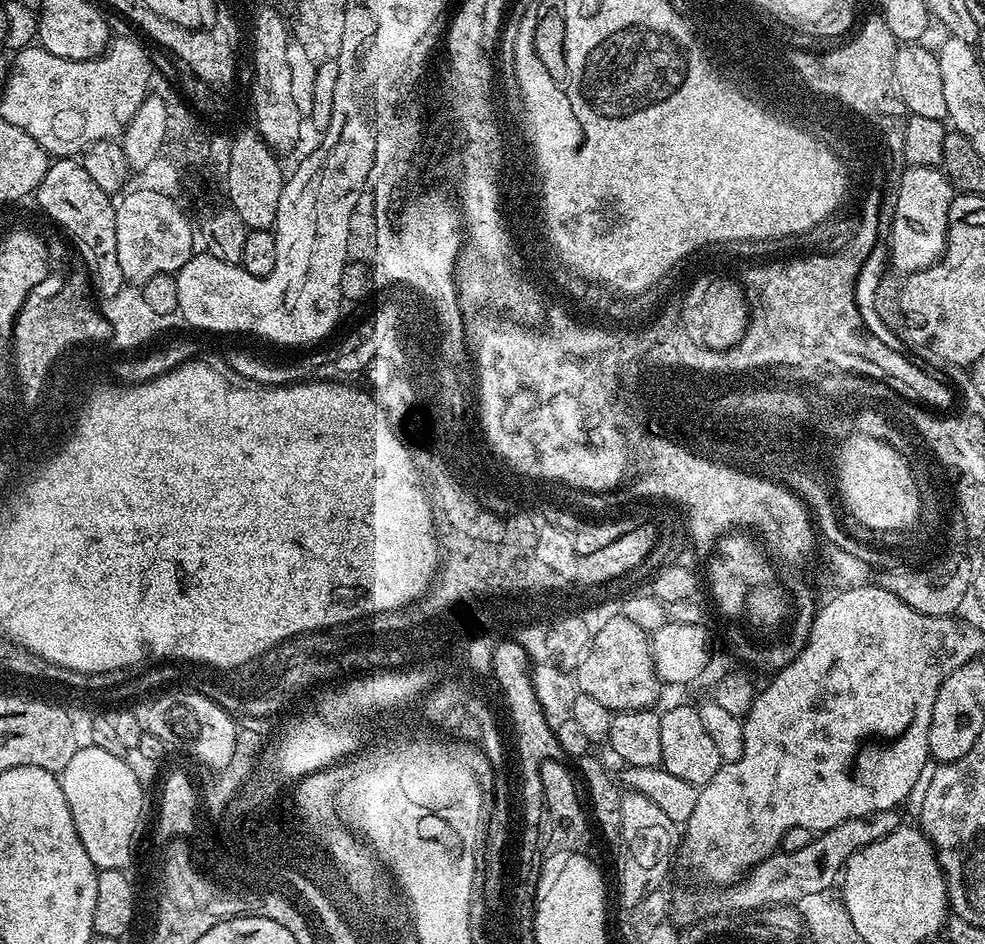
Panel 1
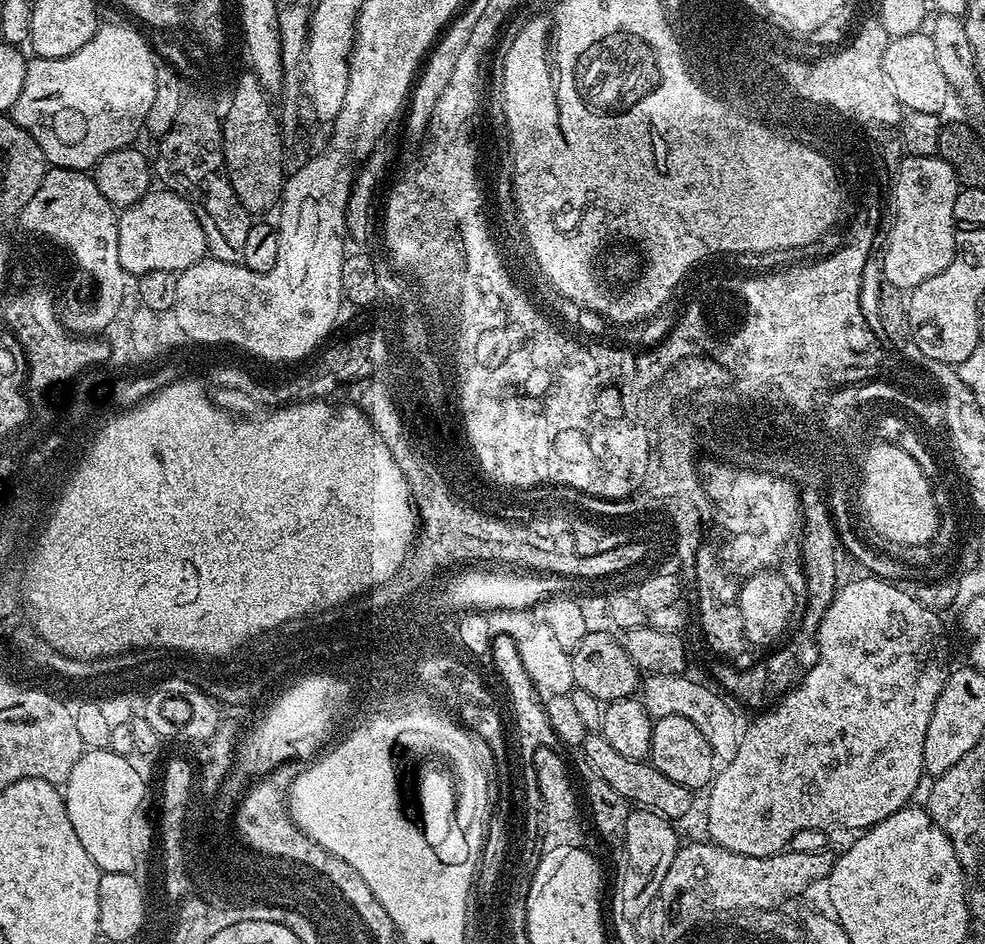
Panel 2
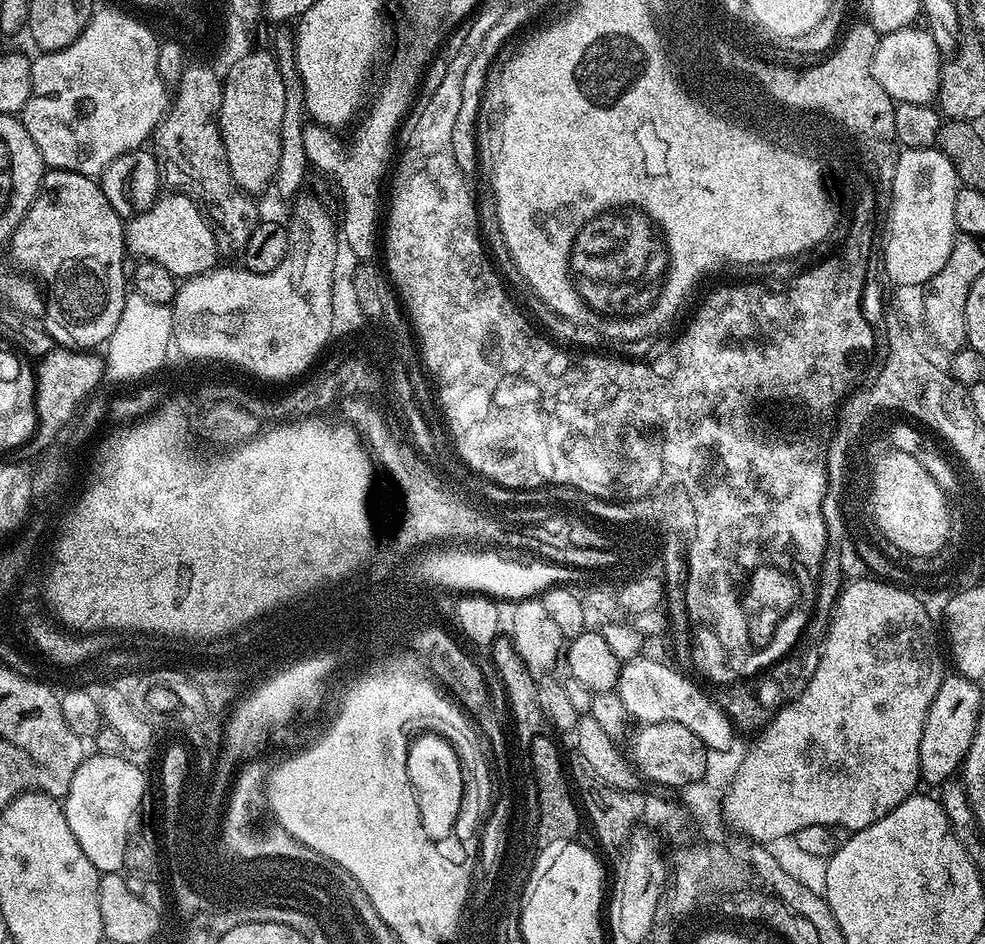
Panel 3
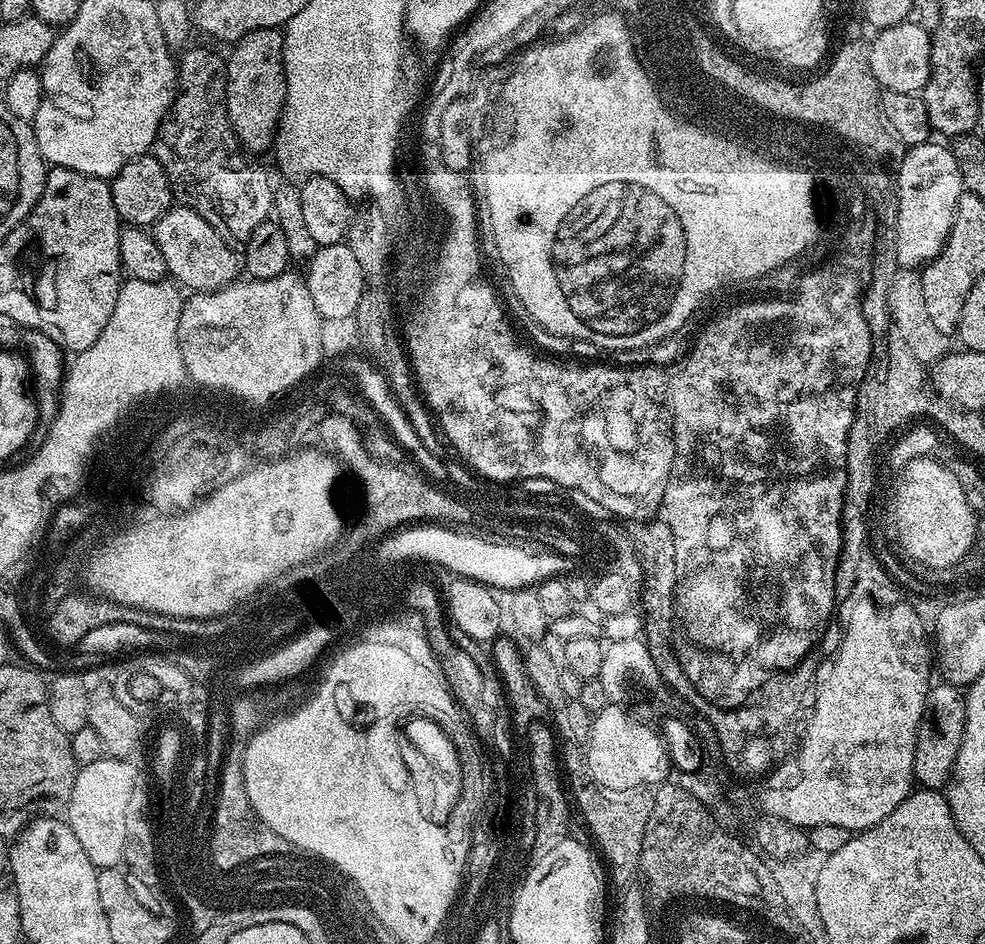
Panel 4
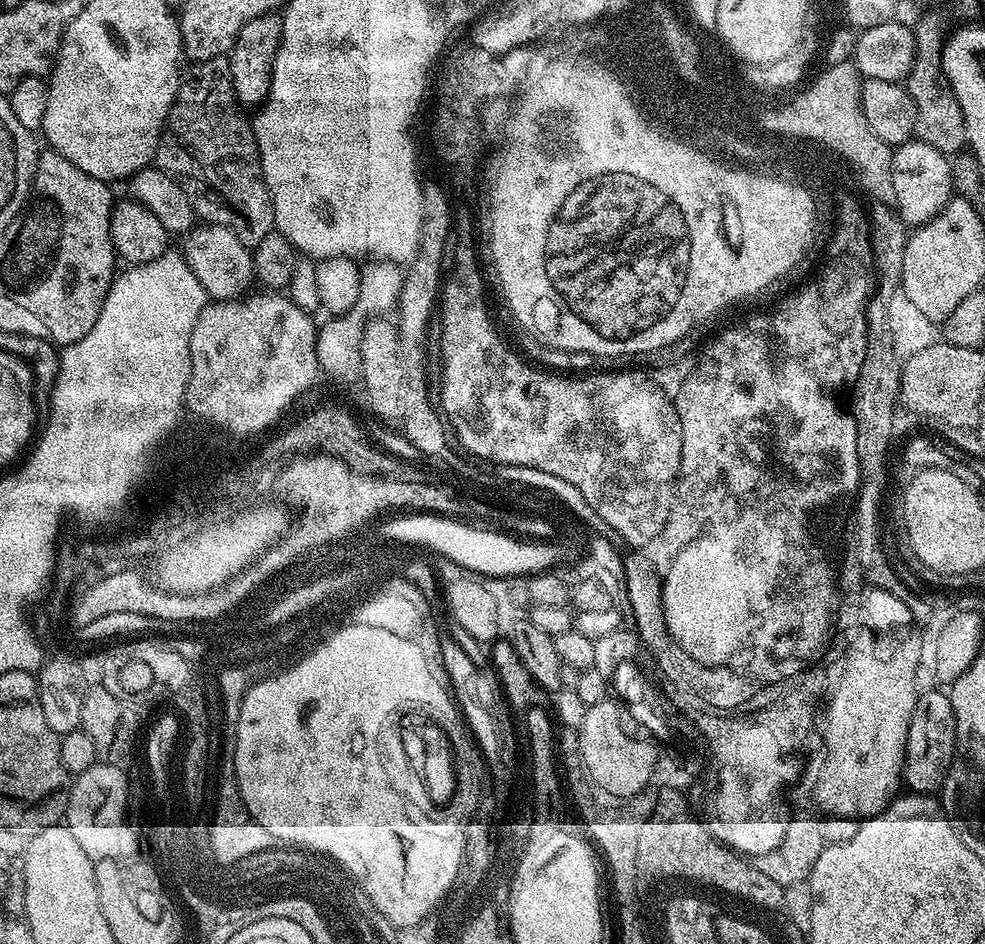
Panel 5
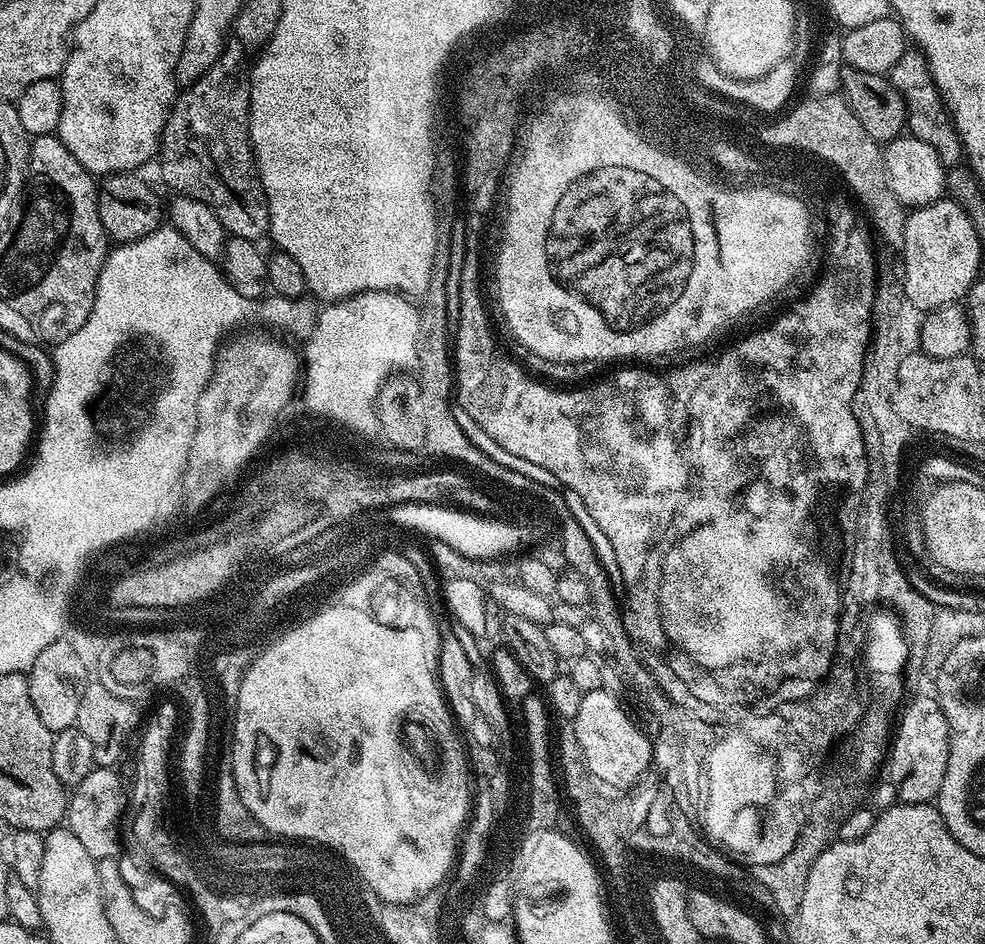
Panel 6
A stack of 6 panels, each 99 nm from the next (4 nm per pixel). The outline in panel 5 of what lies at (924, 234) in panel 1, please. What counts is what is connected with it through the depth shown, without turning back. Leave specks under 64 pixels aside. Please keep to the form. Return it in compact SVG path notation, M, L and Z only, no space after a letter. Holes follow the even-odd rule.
M913 138L899 145L892 153L892 177L896 195L895 211L908 226L919 226L930 222L946 207L954 195L952 187L952 165L949 157L934 150L934 146L921 144Z

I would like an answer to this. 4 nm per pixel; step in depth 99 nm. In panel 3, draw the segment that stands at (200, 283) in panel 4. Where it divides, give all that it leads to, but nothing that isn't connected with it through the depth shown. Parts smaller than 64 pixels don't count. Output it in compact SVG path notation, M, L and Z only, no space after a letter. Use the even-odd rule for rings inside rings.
M173 192L161 195L150 210L129 219L125 227L125 247L139 259L163 265L177 278L209 272L220 260L217 240L200 208L188 196Z

